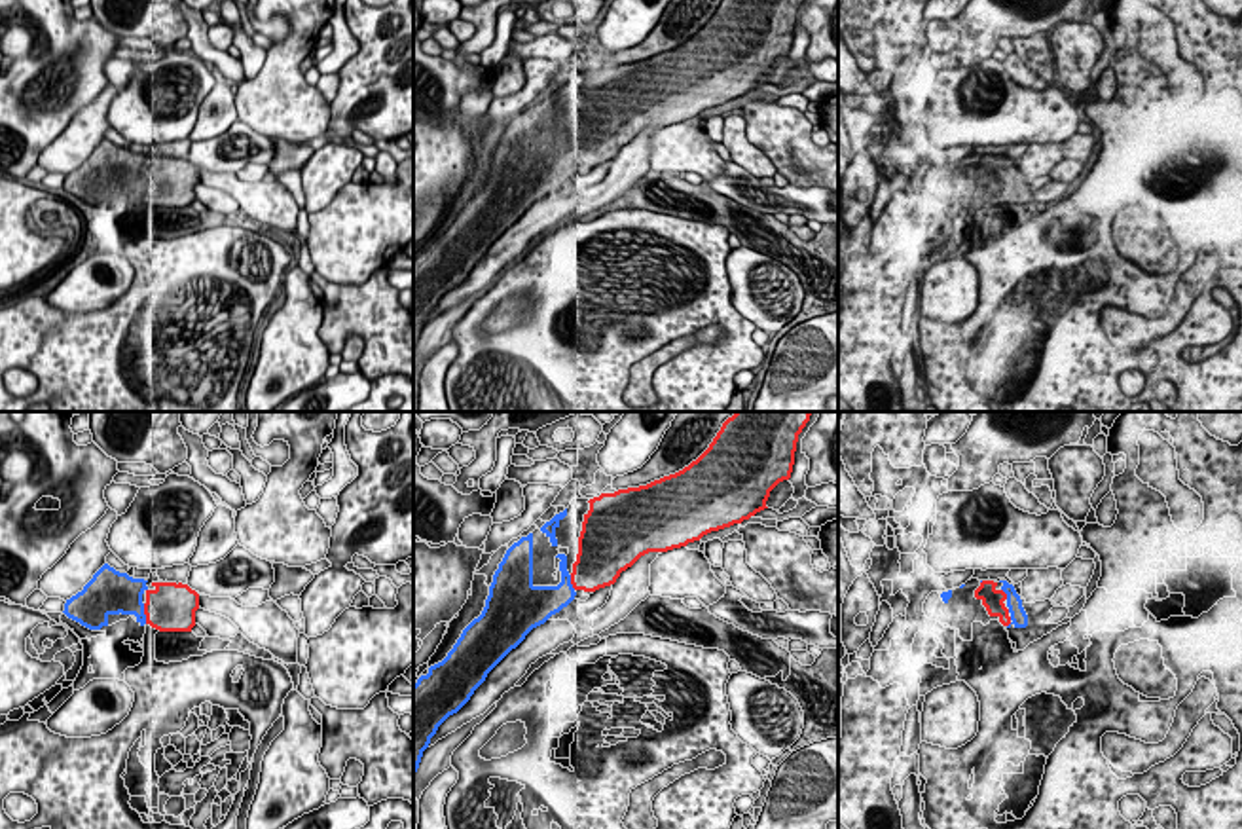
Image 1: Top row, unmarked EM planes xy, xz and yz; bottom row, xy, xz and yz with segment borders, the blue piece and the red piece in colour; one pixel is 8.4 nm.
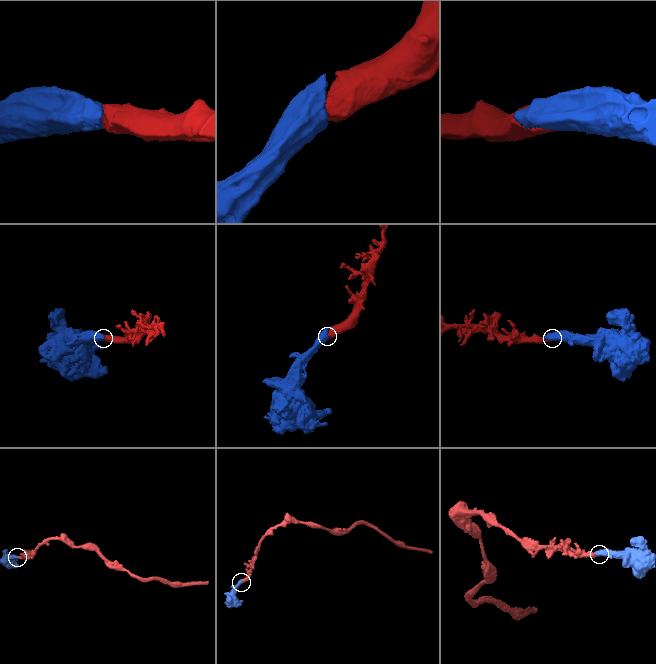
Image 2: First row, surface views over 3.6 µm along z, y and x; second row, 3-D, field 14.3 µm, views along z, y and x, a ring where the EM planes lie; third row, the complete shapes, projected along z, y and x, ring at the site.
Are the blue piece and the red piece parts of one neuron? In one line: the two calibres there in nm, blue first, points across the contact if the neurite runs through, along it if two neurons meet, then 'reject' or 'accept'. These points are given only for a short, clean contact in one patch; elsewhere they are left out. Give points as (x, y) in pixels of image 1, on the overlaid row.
320 nm thick on the blue side, 420 nm on the other; accept

